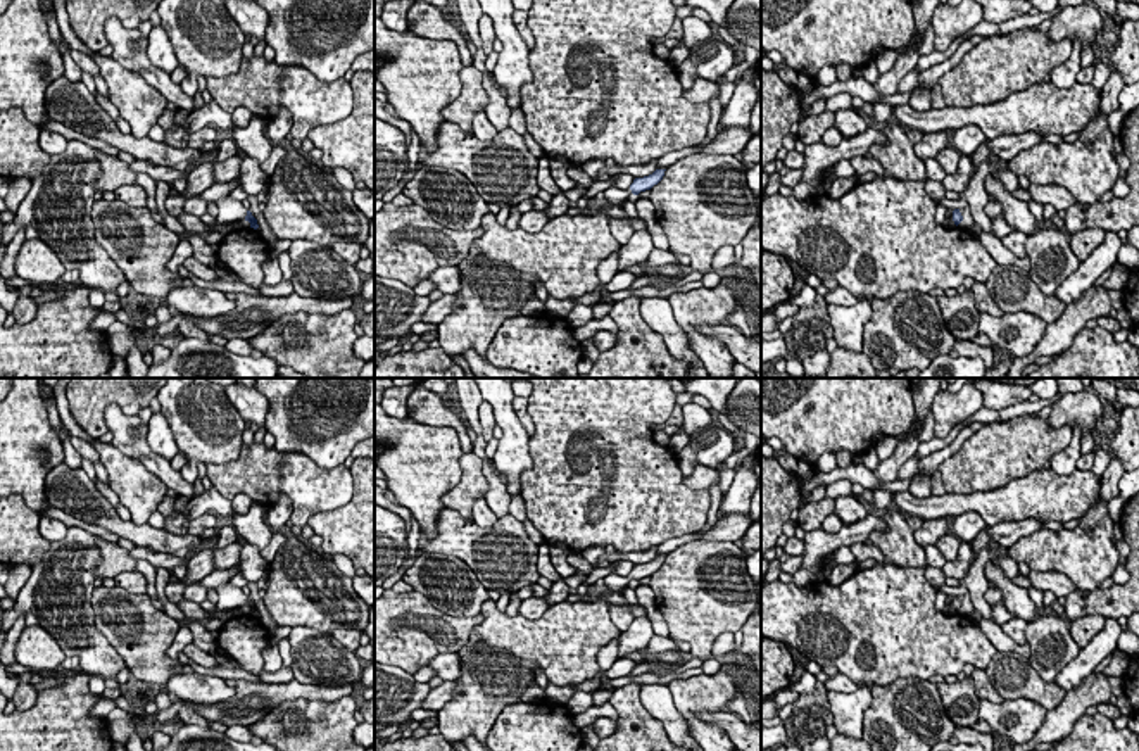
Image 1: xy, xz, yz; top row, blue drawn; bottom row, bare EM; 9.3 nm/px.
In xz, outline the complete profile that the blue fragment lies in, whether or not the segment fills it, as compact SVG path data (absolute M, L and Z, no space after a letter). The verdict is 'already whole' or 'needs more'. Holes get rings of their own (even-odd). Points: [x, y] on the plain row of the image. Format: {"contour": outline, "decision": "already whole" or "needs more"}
{"contour": "M656 556L649 563L635 565L628 577L620 577L620 575L611 573L604 578L604 584L613 592L620 592L626 589L630 582L639 582L640 578L651 577L654 571L658 571L663 566L664 558L666 556Z", "decision": "needs more"}

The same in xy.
{"contour": "M230 582L219 585L217 592L217 609L230 609L230 608L249 608L250 615L257 616L257 606L252 603L250 597L243 594L240 587L231 585Z", "decision": "needs more"}

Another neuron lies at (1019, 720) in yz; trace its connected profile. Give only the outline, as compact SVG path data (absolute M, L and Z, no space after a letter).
M1022 697L1003 703L979 699L979 718L989 723L996 737L1010 739L1013 744L1025 744L1046 722L1046 710Z

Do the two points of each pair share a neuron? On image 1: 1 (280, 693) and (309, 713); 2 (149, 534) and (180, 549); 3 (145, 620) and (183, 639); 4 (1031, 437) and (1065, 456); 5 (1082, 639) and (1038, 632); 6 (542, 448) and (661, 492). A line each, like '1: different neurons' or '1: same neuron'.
1: different neurons
2: same neuron
3: different neurons
4: different neurons
5: different neurons
6: same neuron

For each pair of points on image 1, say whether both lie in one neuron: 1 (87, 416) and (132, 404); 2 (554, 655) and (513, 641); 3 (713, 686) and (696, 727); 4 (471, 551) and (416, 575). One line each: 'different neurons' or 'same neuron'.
1: same neuron
2: same neuron
3: same neuron
4: different neurons

